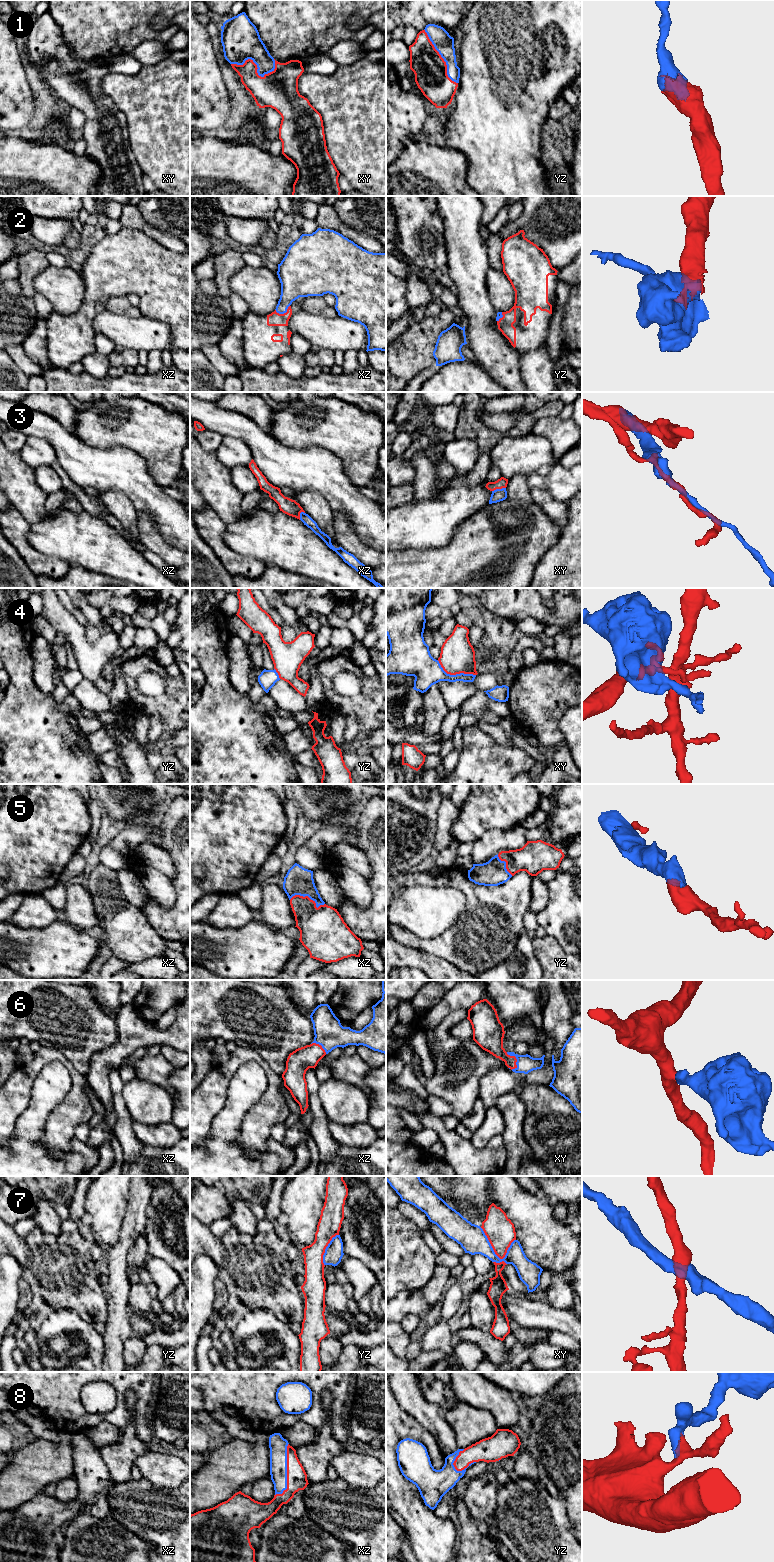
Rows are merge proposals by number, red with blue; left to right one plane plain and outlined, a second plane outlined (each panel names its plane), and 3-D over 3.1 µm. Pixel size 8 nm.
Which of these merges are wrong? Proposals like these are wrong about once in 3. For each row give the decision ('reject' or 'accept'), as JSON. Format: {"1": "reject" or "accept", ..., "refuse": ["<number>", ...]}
{"1": "accept", "2": "accept", "3": "reject", "4": "reject", "5": "accept", "6": "accept", "7": "reject", "8": "accept", "refuse": ["3", "4", "7"]}

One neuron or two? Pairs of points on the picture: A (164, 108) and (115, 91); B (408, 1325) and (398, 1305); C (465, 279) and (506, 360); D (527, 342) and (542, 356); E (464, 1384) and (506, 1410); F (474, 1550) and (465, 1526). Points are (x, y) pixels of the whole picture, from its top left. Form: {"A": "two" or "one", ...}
{"A": "one", "B": "two", "C": "one", "D": "two", "E": "one", "F": "one"}

